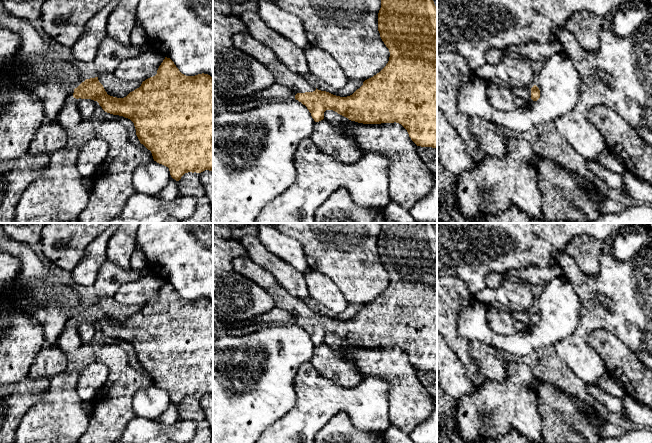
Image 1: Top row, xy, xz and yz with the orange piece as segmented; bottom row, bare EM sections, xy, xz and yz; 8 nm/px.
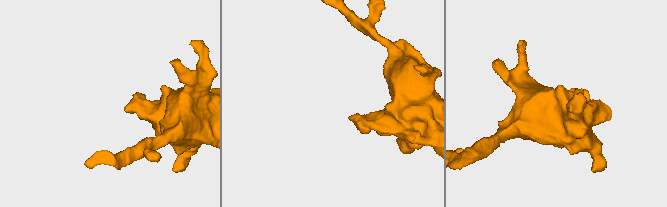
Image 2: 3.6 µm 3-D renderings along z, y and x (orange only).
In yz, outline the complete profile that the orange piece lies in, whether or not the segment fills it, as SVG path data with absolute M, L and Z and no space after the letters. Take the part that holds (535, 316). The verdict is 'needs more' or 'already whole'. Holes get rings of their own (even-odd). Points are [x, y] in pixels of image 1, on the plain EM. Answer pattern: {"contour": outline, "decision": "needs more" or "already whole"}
{"contour": "M534 309L531 313L512 311L511 315L522 323L531 322L533 325L537 325L540 322L540 314L536 309Z", "decision": "needs more"}

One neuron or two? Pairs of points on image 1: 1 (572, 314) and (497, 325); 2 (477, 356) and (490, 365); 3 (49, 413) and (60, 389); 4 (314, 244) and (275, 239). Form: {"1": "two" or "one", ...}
{"1": "two", "2": "one", "3": "one", "4": "two"}

